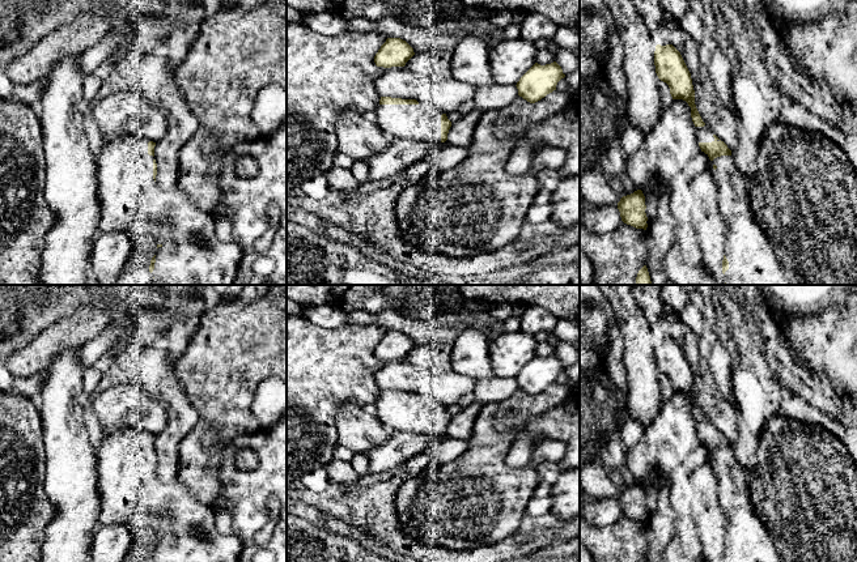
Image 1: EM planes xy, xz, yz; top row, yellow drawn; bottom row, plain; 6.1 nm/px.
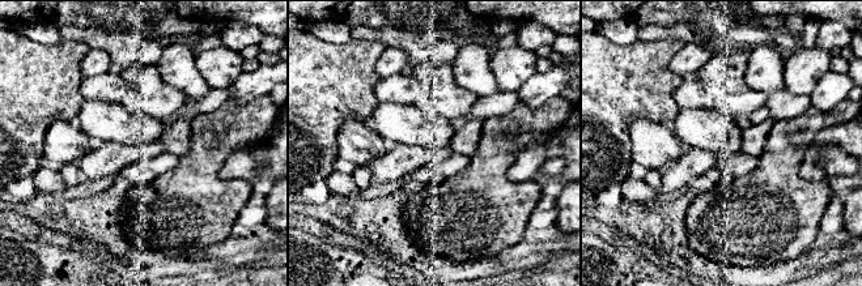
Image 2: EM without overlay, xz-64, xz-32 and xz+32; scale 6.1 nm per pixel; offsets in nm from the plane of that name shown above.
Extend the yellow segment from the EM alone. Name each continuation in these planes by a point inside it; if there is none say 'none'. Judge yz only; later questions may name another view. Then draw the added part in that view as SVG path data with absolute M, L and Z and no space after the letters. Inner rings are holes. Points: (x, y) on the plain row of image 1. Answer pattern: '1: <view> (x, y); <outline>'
1: yz (703, 426); M707 418L696 420L696 430L697 430L697 435L714 434L713 426L710 425L710 422Z

